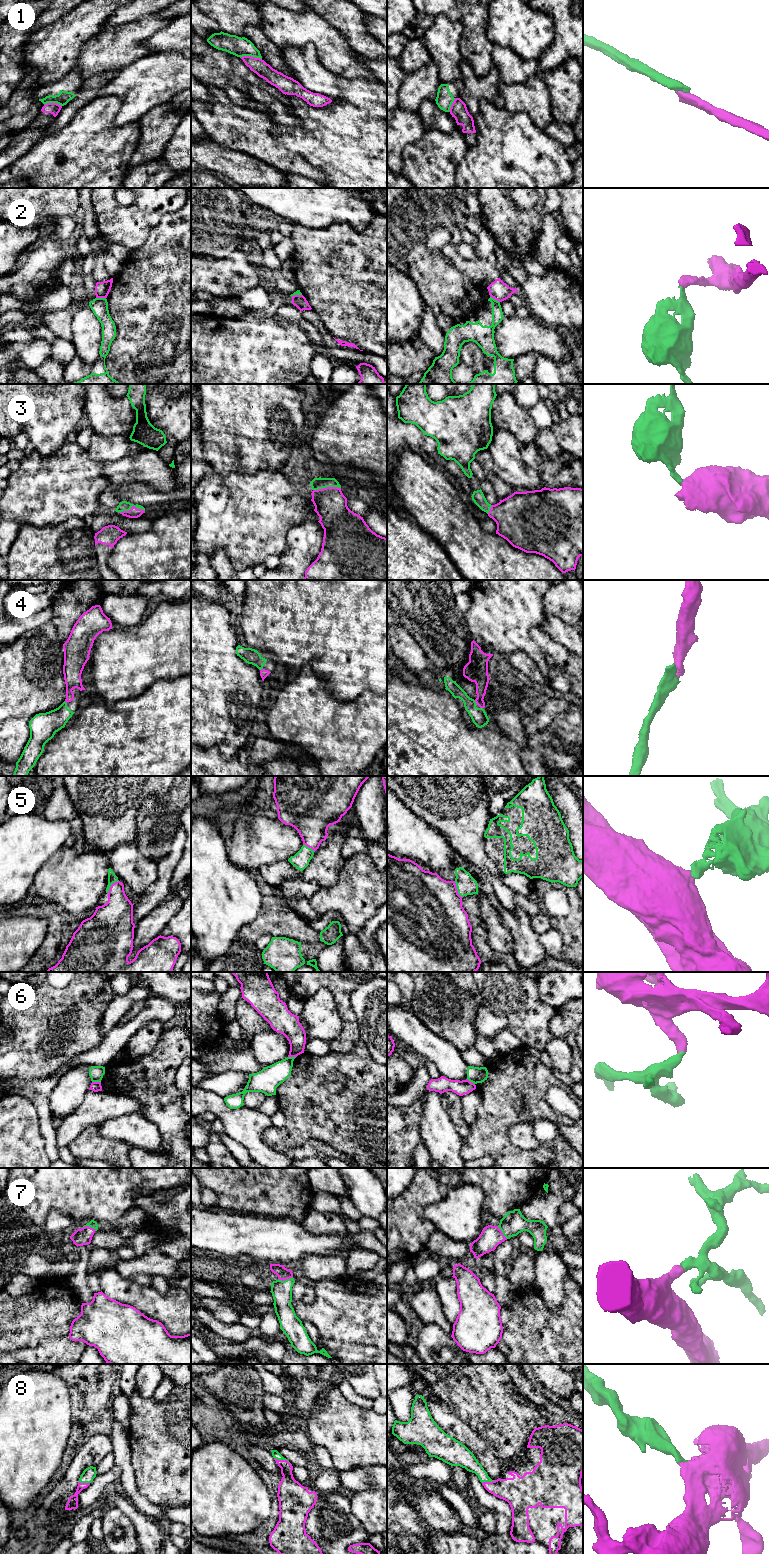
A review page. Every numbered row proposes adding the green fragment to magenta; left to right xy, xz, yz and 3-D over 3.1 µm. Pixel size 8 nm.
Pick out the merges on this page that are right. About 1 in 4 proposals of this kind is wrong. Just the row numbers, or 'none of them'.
3, 4, 5, 7, 8

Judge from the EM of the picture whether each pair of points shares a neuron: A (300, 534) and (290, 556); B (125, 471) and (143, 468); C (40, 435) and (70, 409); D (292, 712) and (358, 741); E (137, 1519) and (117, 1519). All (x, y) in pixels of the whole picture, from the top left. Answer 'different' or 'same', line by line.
A: same
B: same
C: same
D: same
E: different

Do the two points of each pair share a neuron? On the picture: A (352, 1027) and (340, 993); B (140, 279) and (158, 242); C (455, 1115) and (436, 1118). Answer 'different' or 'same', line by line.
A: same
B: same
C: different

